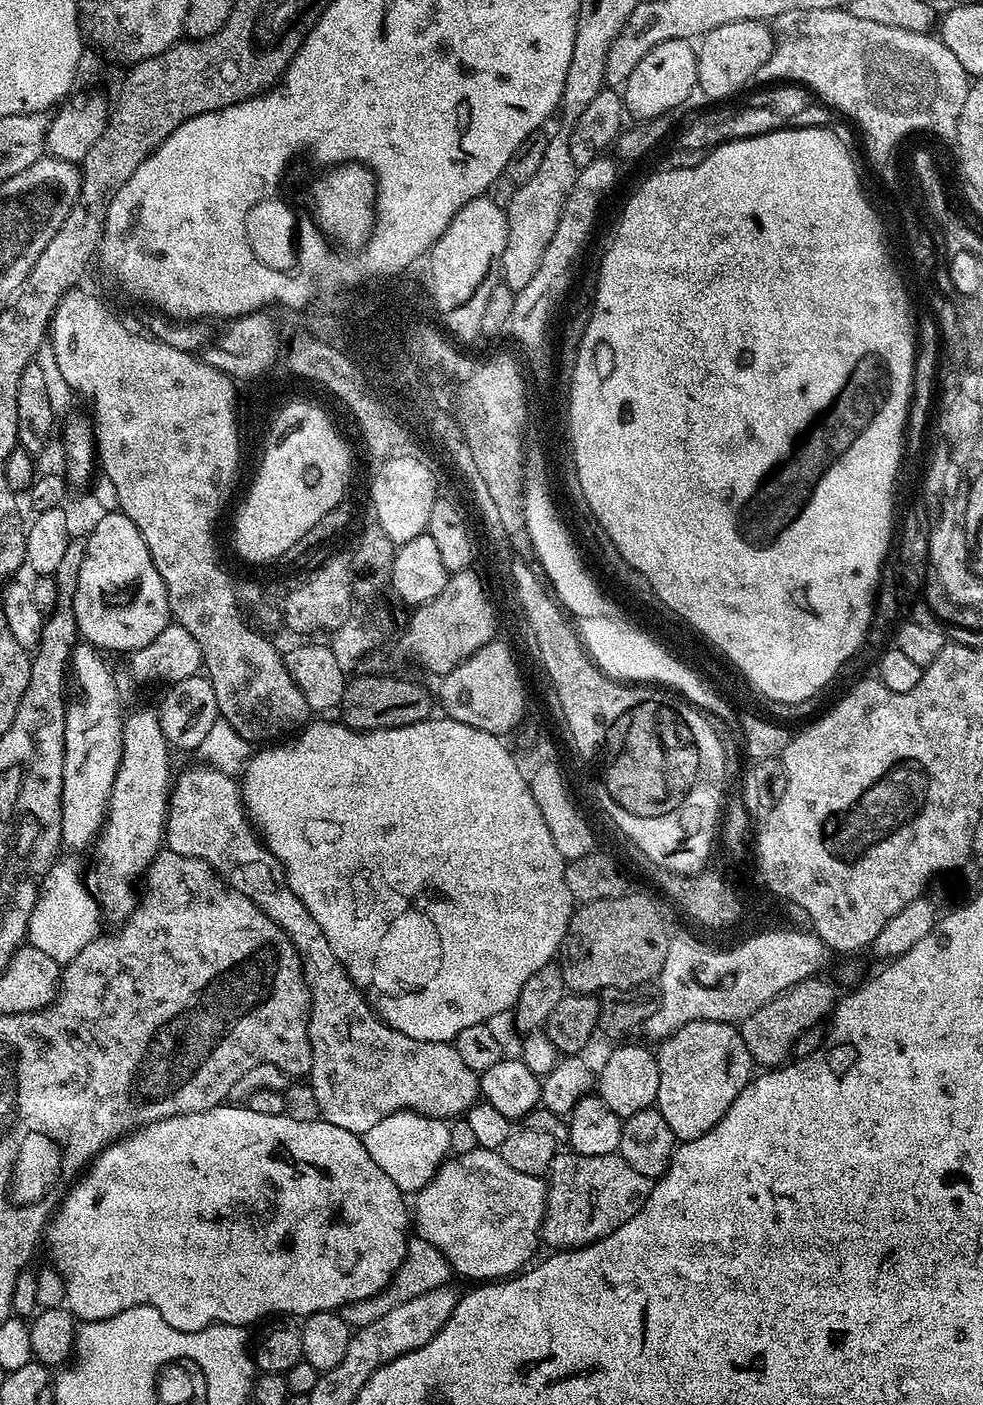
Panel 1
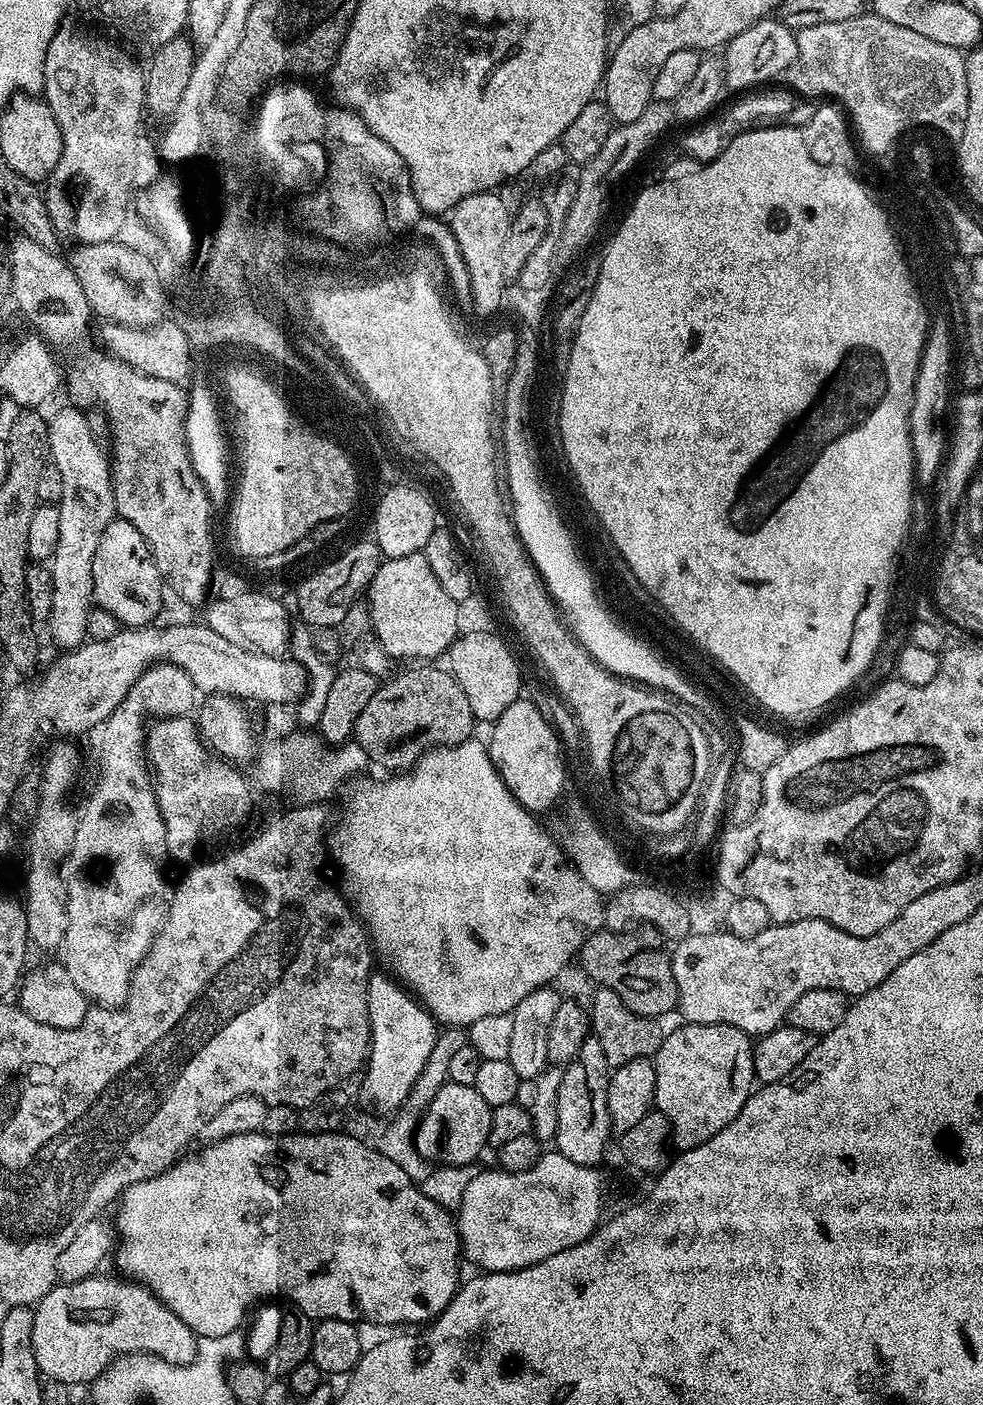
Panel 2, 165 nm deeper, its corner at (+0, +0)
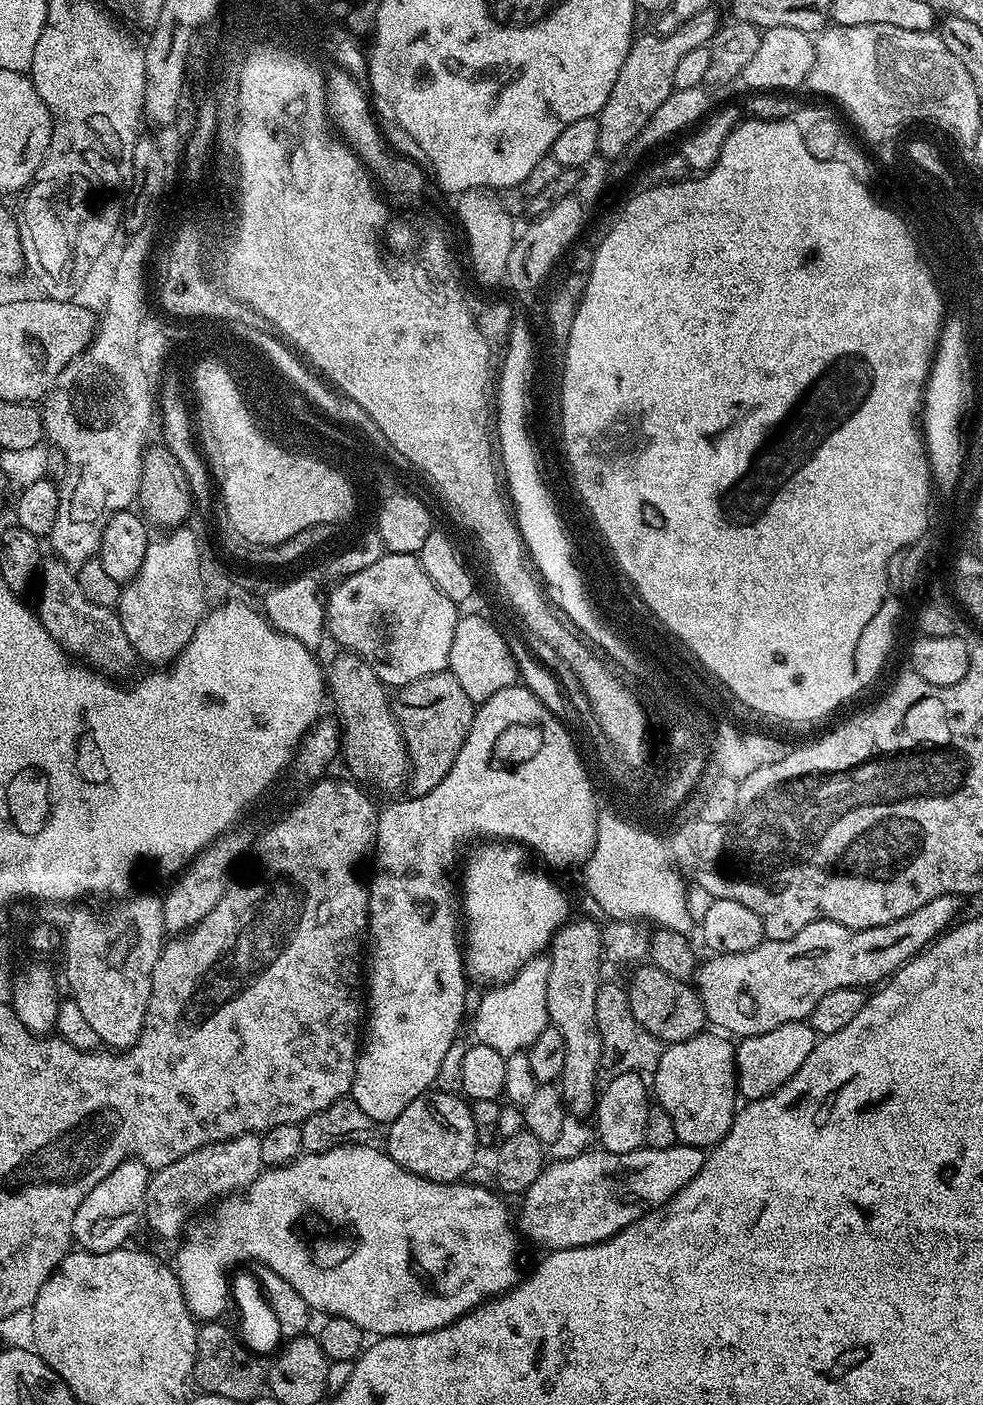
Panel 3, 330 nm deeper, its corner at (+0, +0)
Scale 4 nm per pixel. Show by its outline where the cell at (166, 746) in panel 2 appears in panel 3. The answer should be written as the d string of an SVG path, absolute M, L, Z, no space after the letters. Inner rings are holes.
M59 558L45 559L38 573L38 606L36 613L43 628L69 653L84 659L91 667L108 676L119 676L138 664L134 646L126 638L119 613L110 607L98 606L82 593L76 573Z

